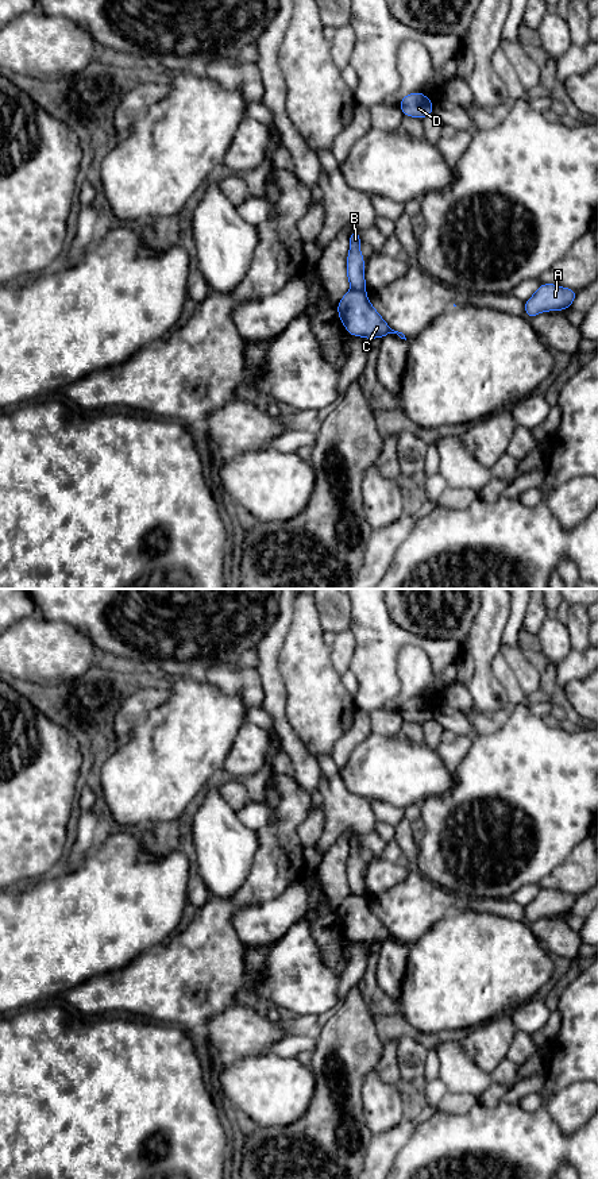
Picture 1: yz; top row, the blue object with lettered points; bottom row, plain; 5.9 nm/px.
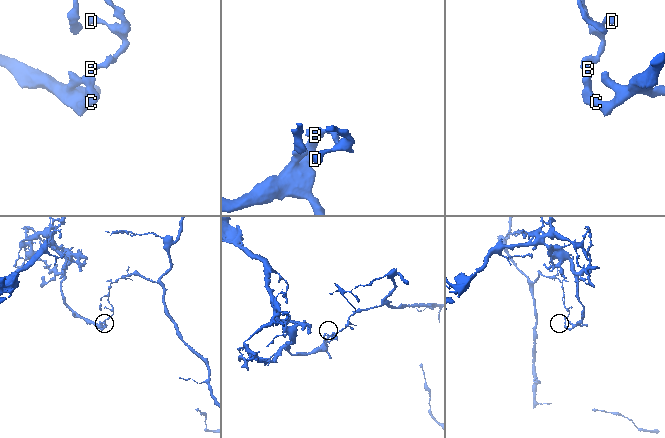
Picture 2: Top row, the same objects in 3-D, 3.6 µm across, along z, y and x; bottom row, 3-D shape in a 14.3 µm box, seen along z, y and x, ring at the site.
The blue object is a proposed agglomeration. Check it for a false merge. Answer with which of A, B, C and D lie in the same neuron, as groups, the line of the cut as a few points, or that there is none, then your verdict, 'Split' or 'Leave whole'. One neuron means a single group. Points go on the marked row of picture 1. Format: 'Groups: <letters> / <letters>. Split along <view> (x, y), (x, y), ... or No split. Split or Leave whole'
Groups: A C / B D. Split along yz (352, 288), (365, 291). Split

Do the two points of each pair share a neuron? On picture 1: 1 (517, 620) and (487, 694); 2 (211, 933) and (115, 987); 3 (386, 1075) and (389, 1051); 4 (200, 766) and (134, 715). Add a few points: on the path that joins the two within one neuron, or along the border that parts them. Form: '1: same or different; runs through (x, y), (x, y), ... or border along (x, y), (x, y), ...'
1: different; border along (510, 611), (501, 642)
2: same; runs through (186, 958), (161, 983), (139, 987)
3: same; runs through (388, 1070), (389, 1056)
4: different; border along (166, 701), (157, 705), (119, 742)

